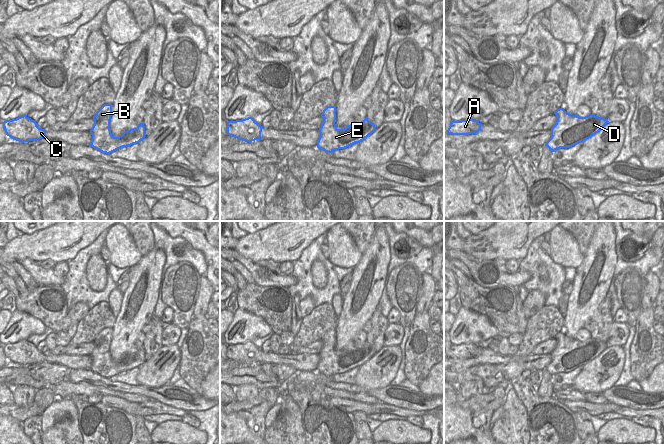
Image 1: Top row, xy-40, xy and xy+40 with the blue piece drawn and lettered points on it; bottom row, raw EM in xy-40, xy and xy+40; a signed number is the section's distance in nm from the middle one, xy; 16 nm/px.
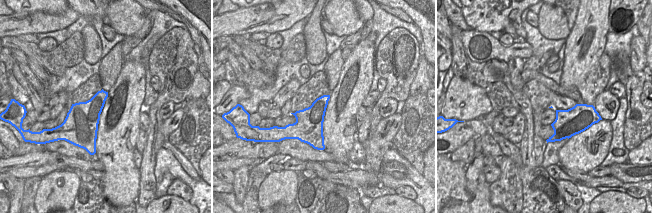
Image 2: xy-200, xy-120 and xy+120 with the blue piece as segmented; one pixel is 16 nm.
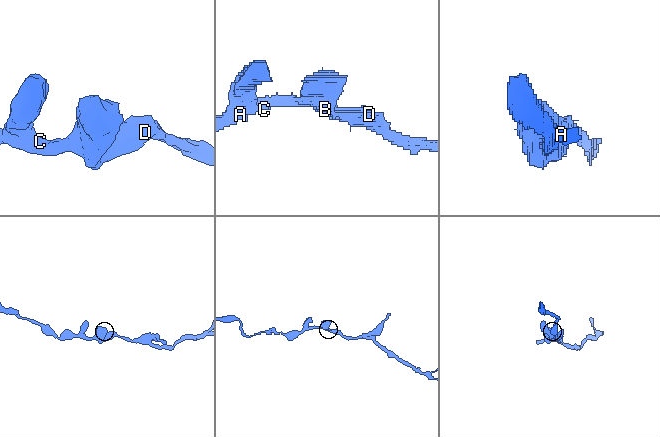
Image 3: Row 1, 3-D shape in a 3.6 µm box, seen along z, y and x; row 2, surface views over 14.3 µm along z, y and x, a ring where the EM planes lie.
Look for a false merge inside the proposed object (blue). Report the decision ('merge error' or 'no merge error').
no merge error

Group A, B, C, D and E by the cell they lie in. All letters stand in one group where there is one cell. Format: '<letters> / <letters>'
A B C D E

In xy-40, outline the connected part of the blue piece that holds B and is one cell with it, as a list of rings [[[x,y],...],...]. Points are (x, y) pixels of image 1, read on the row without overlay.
[[[104,328],[93,340],[94,349],[90,354],[92,364],[90,370],[102,377],[110,378],[123,371],[139,367],[145,360],[144,347],[135,353],[125,355],[121,360],[114,361],[110,354],[112,328]]]

